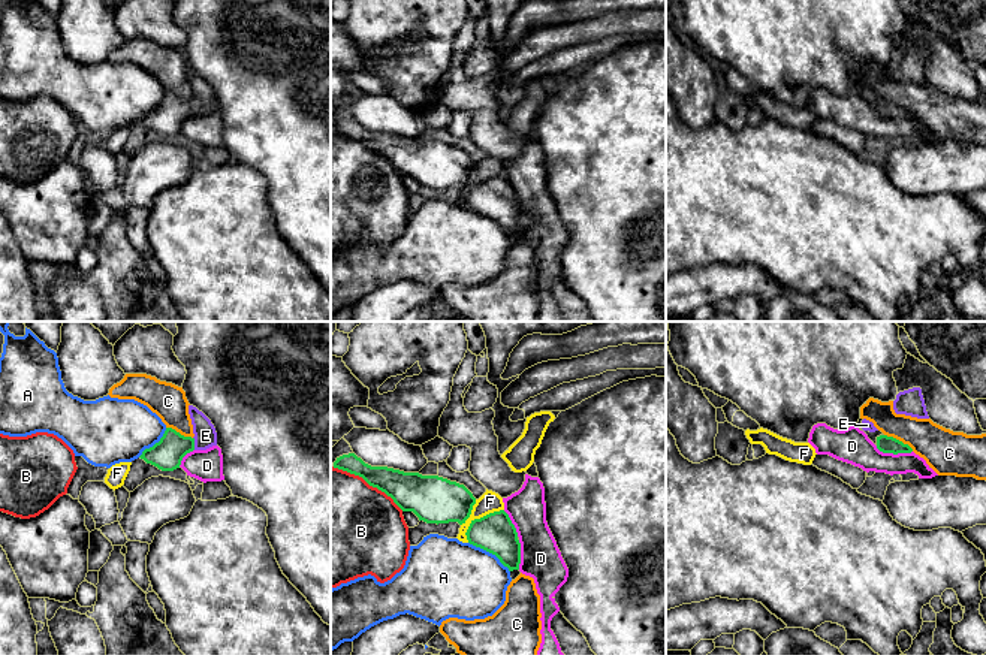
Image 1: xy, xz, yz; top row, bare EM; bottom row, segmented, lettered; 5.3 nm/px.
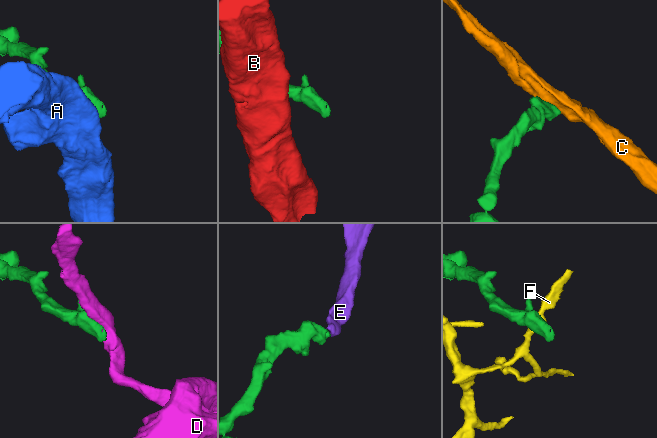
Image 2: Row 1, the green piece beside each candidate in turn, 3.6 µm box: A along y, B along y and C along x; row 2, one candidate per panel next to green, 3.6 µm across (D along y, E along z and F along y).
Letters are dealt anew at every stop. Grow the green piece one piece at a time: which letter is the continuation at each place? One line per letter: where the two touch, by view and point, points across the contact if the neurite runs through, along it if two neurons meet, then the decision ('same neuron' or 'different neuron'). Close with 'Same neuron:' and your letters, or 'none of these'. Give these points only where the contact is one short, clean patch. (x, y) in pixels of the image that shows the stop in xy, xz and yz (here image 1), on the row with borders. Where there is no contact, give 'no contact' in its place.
A: contact xz (490, 552); different neuron
B: contact xz (368, 483); different neuron
C: contact yz (898, 440); different neuron
D: contact yz (893, 453); different neuron
E: contact xy (193, 443); way xy (166, 455), (175, 446), (193, 443), (205, 435); same neuron
F: contact xz (478, 519); border xz (503, 509), (476, 518), (466, 533), (467, 542); different neuron
Same neuron: E

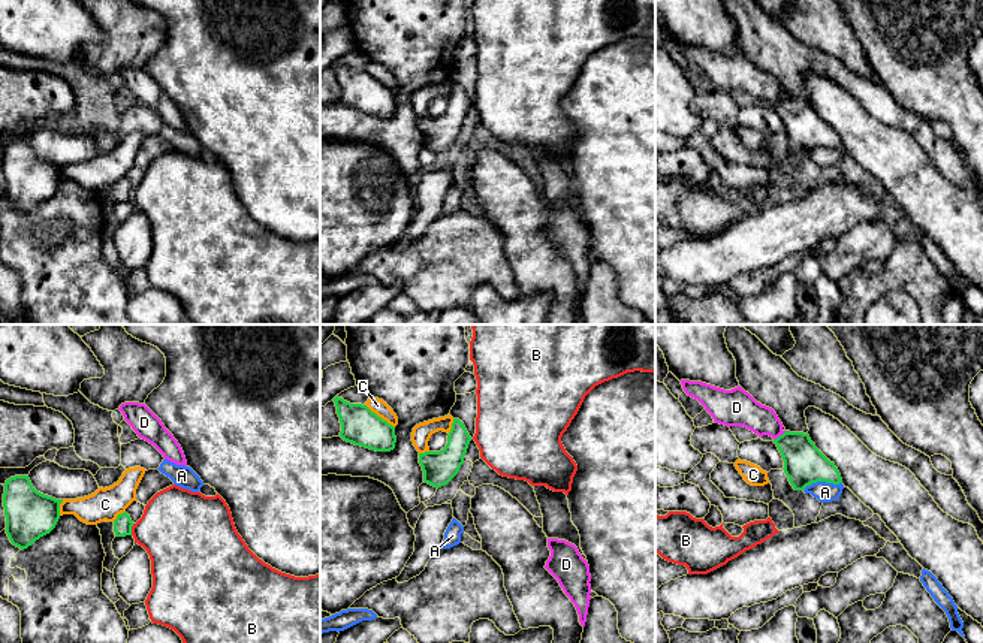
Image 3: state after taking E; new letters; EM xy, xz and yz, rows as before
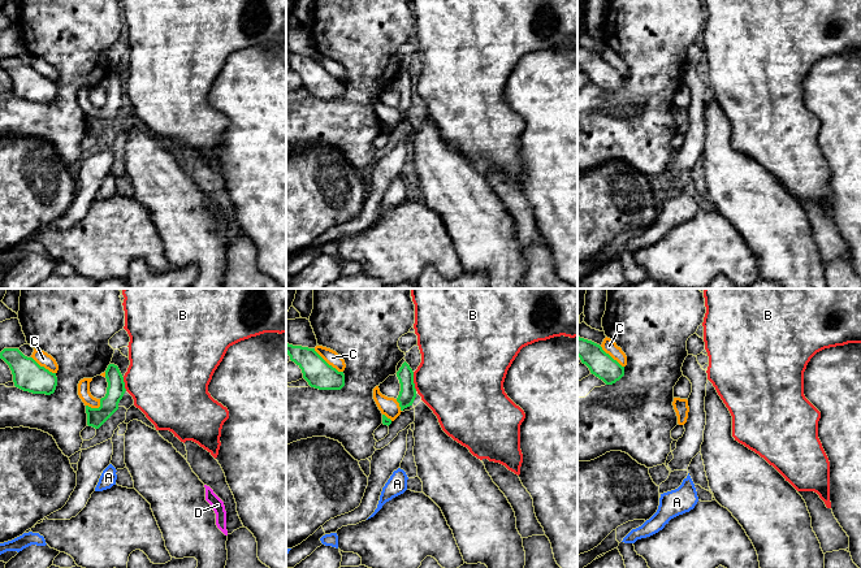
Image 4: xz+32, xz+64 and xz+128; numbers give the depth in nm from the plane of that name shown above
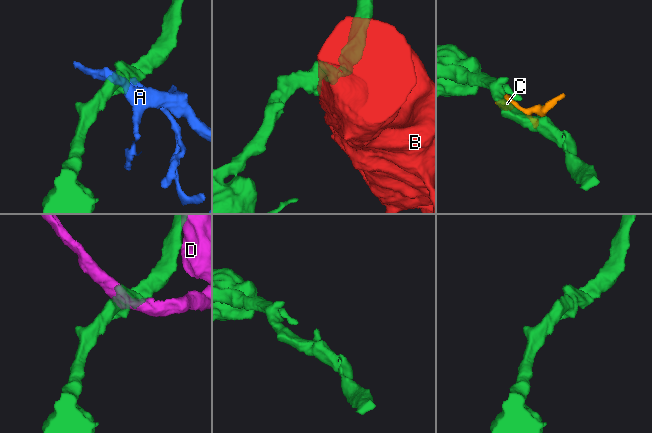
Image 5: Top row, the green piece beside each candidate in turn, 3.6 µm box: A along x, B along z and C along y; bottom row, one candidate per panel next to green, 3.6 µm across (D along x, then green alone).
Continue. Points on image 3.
A: contact yz (822, 480); different neuron
B: contact xy (130, 530); different neuron
C: contact xz (380, 417); different neuron
D: contact yz (780, 435); different neuron
Same neuron: none of these

